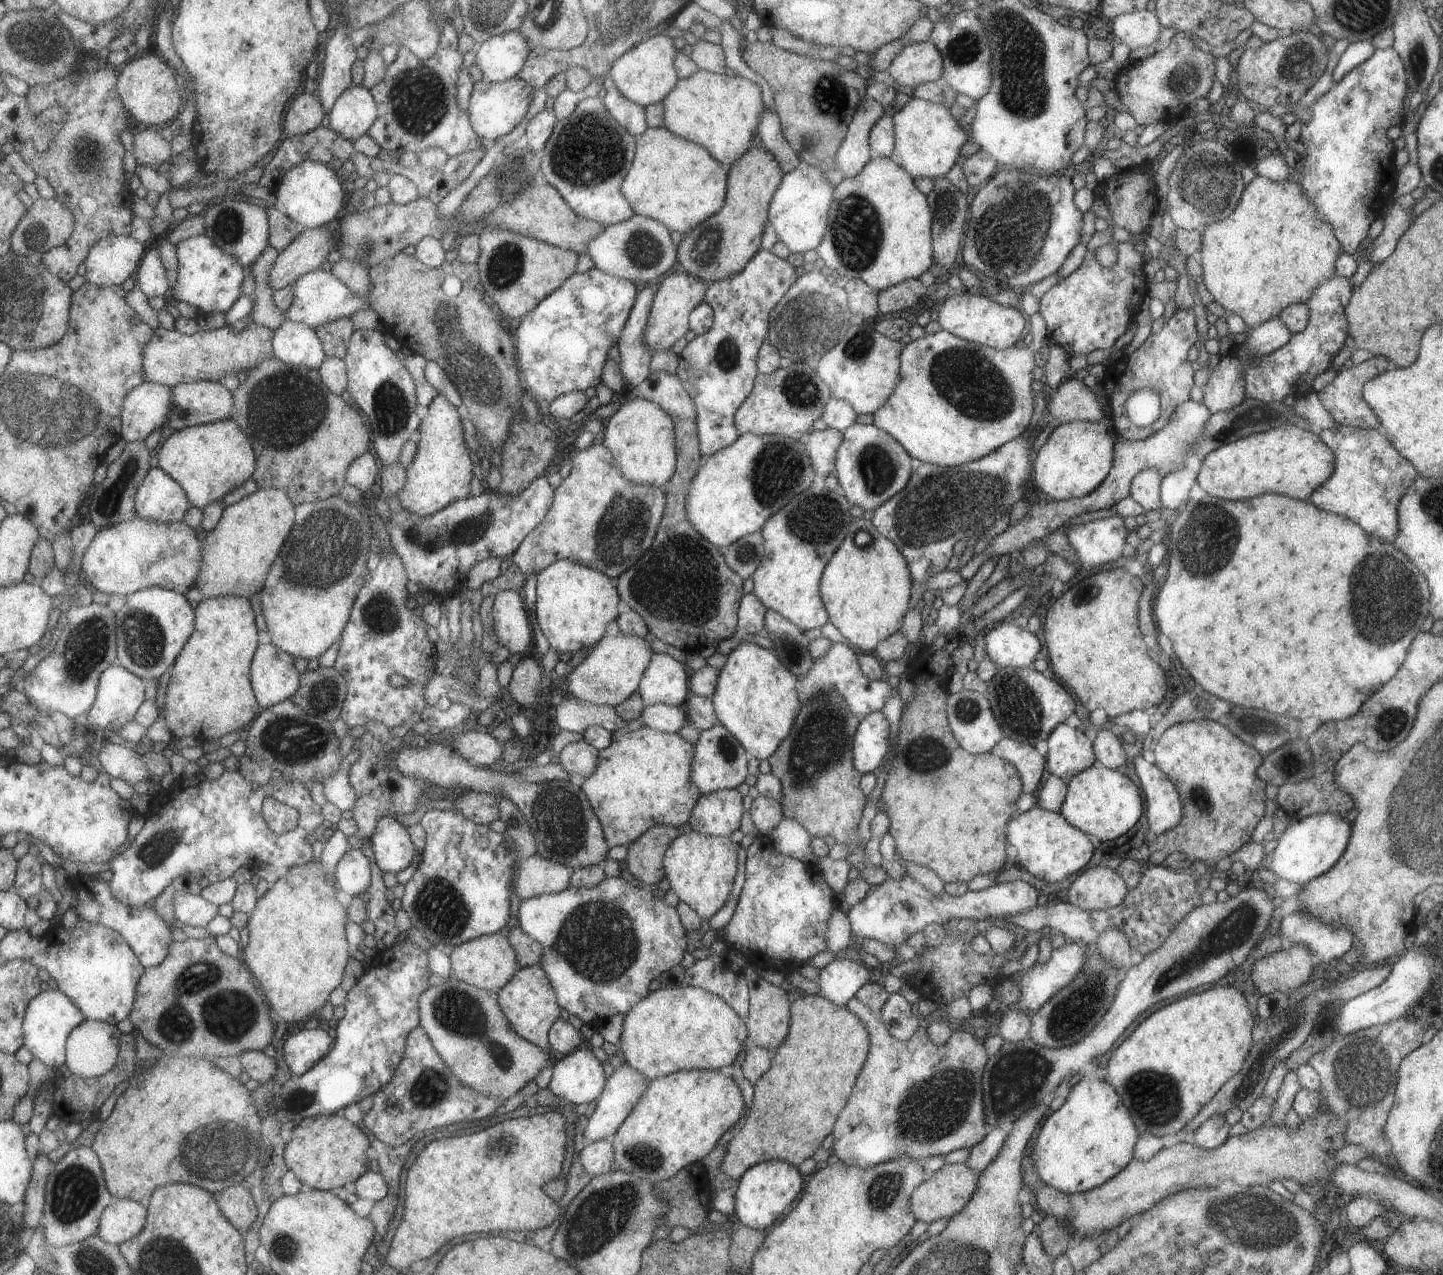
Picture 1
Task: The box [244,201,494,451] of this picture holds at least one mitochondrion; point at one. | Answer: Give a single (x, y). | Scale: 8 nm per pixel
(390, 406)

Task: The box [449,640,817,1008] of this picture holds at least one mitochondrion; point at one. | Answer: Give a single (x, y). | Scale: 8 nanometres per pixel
(598, 940)

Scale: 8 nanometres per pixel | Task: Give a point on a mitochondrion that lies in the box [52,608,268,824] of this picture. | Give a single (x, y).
(89, 644)

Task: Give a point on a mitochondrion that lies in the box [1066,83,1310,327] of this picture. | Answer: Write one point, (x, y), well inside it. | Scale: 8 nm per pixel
(1207, 181)

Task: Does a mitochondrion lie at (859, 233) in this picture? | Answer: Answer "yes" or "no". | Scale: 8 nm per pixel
yes

